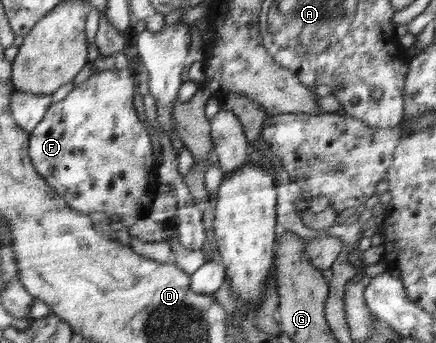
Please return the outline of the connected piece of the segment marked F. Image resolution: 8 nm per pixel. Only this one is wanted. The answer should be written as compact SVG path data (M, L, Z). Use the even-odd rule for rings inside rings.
M128 67L96 72L62 101L52 104L29 138L29 157L33 166L70 209L85 215L100 211L126 227L151 216L152 203L159 195L160 184L156 178L158 166L153 158L149 134L145 125L139 122L133 105L137 88L135 71Z

